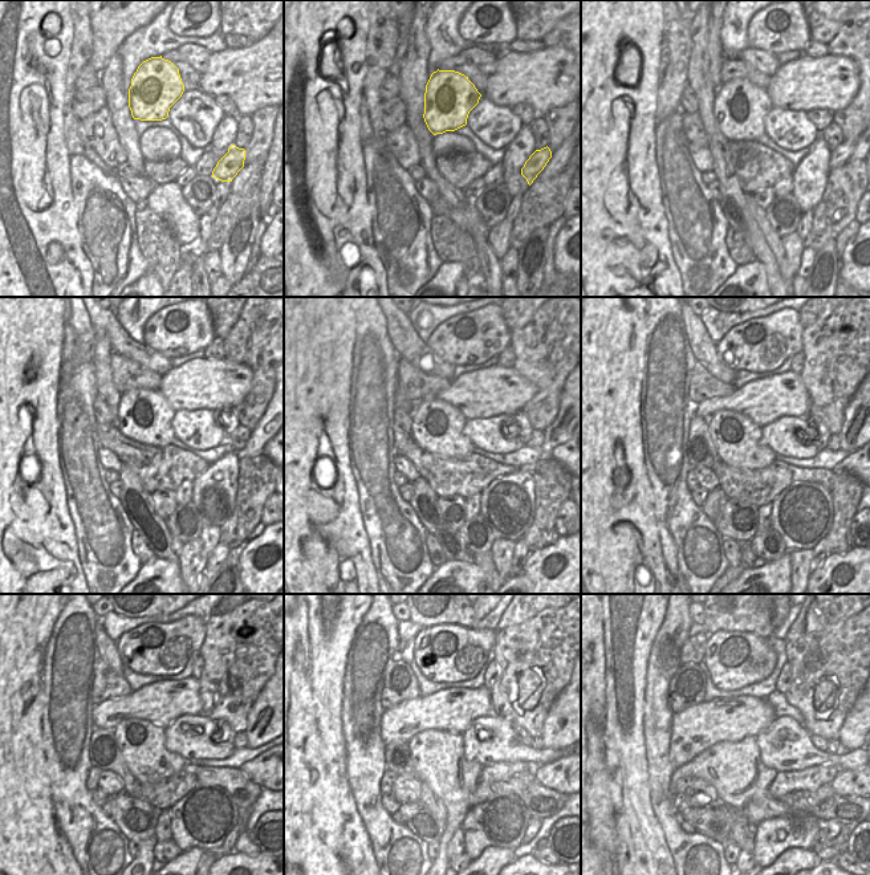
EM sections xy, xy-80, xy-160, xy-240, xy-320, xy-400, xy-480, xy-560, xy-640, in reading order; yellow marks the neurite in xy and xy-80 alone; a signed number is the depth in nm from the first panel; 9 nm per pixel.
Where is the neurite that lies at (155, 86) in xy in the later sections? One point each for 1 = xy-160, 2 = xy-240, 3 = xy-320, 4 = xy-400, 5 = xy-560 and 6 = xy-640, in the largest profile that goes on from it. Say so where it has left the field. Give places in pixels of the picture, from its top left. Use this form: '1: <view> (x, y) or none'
1: xy-160 (740, 108)
2: xy-240 (143, 415)
3: xy-320 (438, 427)
4: xy-400 (736, 438)
5: xy-560 (439, 762)
6: xy-640 (735, 770)

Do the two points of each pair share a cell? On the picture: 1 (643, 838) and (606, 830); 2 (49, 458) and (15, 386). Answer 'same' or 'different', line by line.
1: different
2: same

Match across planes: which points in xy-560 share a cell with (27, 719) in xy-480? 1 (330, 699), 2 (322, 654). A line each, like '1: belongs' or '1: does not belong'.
1: does not belong
2: does not belong

